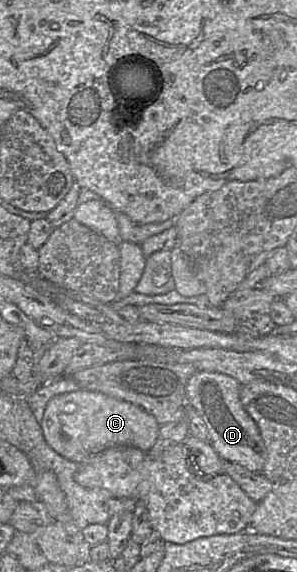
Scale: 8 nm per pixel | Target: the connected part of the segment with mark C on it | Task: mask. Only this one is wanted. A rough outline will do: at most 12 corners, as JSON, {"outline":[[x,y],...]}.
{"outline":[[98,391],[54,396],[47,444],[83,464],[115,445],[148,452],[160,425]]}

